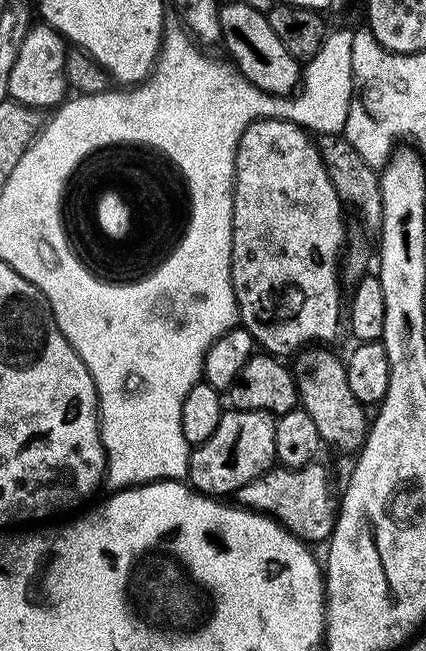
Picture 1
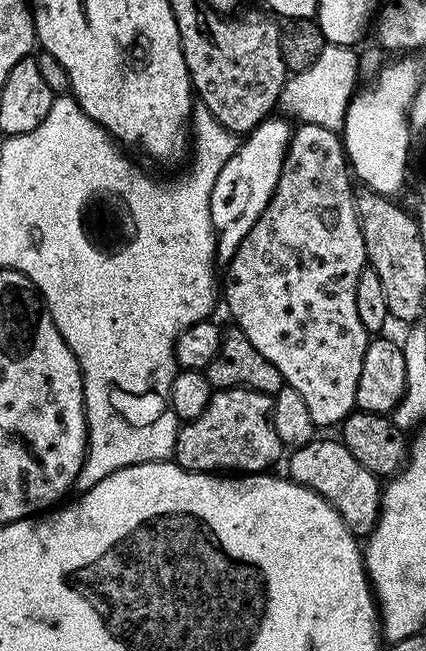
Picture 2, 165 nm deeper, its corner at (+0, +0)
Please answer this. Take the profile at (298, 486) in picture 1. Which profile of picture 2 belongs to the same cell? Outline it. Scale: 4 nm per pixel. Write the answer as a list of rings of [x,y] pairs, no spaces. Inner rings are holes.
[[[311,440],[306,442],[306,446],[291,449],[287,460],[287,479],[314,490],[325,502],[334,506],[334,510],[340,515],[342,522],[346,522],[353,536],[366,538],[374,530],[380,517],[381,481],[373,472],[366,470],[366,466],[362,466],[362,462],[354,458],[354,454],[350,454],[343,440]]]

